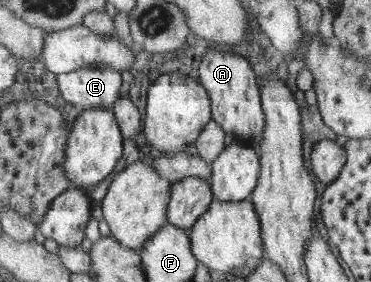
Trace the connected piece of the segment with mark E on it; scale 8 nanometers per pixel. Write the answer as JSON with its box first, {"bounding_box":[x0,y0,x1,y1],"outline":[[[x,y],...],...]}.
{"bounding_box":[57,63,123,109],"outline":[[[105,63],[60,74],[57,82],[65,100],[80,109],[113,108],[123,86],[121,71]]]}

